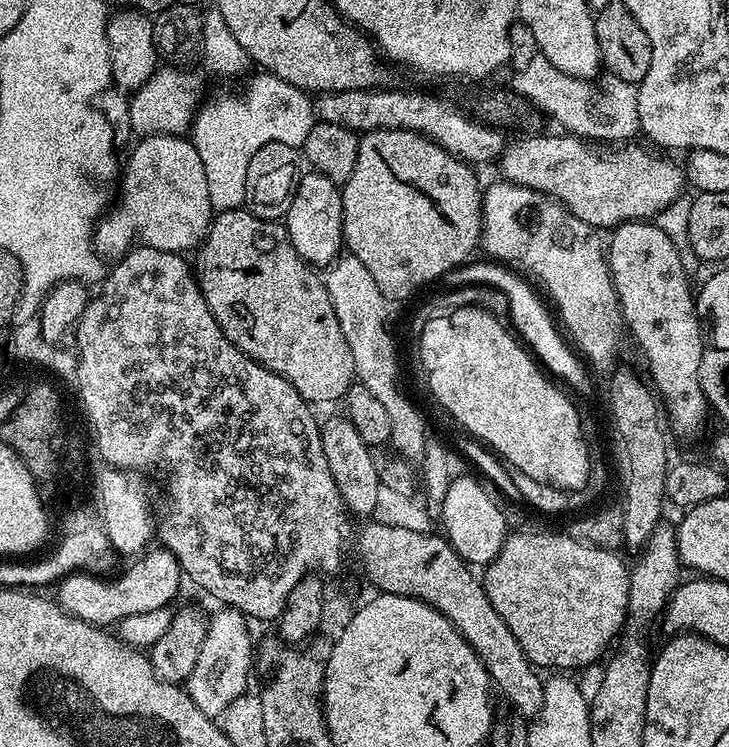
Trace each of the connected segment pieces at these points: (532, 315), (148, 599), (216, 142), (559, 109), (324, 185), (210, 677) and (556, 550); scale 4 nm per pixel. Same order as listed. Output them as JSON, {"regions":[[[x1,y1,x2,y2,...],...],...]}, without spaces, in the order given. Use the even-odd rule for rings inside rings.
{"regions":[[[488,258,483,259,484,260,478,261,477,264,472,264,473,262,457,264,456,267,451,268,450,271,442,277,443,283,448,283,447,287,449,289,469,288,470,286,478,286,481,284,487,288,502,290,502,294,506,294,508,316,513,324,511,324,511,327,518,333,519,339,530,349,533,357,535,357,557,381,565,380,565,382,560,382,567,385,573,393,590,391,592,388,592,380,588,377,589,369,586,367,585,361,570,347,565,333,558,327,557,321,554,319,549,305,542,299,541,293,537,291,519,271,513,270,503,263,493,262]],[[156,546,129,564,132,565,121,576,111,578,93,575,88,570,74,572,55,585,54,599,65,612,97,626,116,626,134,614,150,614,150,610,162,610,173,603,171,600,180,592,182,573,178,558,174,558,172,552]],[[256,74,260,76,256,76,252,81,248,84,248,89,245,90,241,96,228,96,225,100,212,100,203,105,197,111,195,120,192,121,192,127,190,129,190,144,194,149,194,156,196,156,200,161,198,161,199,167,202,169,204,174,204,181,206,182,206,186,208,187,208,197,210,198,210,202,212,203,213,209,217,213,225,212,226,210,230,210,231,208,244,208,244,195,246,194,246,186,244,185,244,179,246,178,246,174,248,173,248,163,250,162,250,158,254,155,258,150,262,150,262,146,266,146,270,142,282,142,286,146,290,146,291,148,300,150,303,149,304,143,306,142,306,134,310,134,310,130,312,129,313,124,317,123,318,117,314,111,314,100,309,93,303,92,301,88,295,88,294,86,290,86,290,82,282,82,282,78,278,78,277,76,270,76,267,74]],[[537,53,524,70,512,76,511,91,521,99,532,102,550,114,567,133,580,139,604,144,620,144,631,141,639,133,637,85,622,82,614,75,607,75,595,96,592,82,566,75,548,58]],[[311,170,305,172,305,176,303,173,299,177,296,190,292,193,292,201,282,223,288,230,288,237,294,246,294,250,304,259,305,264,313,266,324,264,324,266,328,266,341,255,342,245,344,244,344,215,342,214,342,198,340,197,342,188,341,185,335,184,334,181,326,178,320,172]],[[224,606,218,610,207,621,205,639,194,670,184,683,185,692,198,710,212,719,217,719,232,700,247,691,250,664,254,662,254,640,247,630,247,617,236,608]],[[515,532,505,536,502,550,483,569,482,583,490,606,510,626,510,634,518,638,518,646,522,646,526,658,537,669,568,670,564,668,584,668,594,663,604,651,609,651,608,643,621,635,620,627,625,627,629,615,629,565,624,565,615,551,574,542,567,534]]]}

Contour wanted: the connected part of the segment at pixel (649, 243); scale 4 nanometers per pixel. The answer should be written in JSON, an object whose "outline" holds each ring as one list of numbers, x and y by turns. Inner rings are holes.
{"outline":[[655,222,619,224,617,228,611,229,610,236,612,241,607,241,606,244,608,271,612,273,612,285,620,303,620,315,624,317,627,335,636,339,636,344,648,363,648,372,652,375,650,384,655,395,662,401,667,427,671,431,673,428,680,436,696,436,704,428,704,419,710,416,710,405,704,396,702,379,706,349,702,321,696,314,694,288,688,285,684,262,676,249,677,241,664,233]]}

